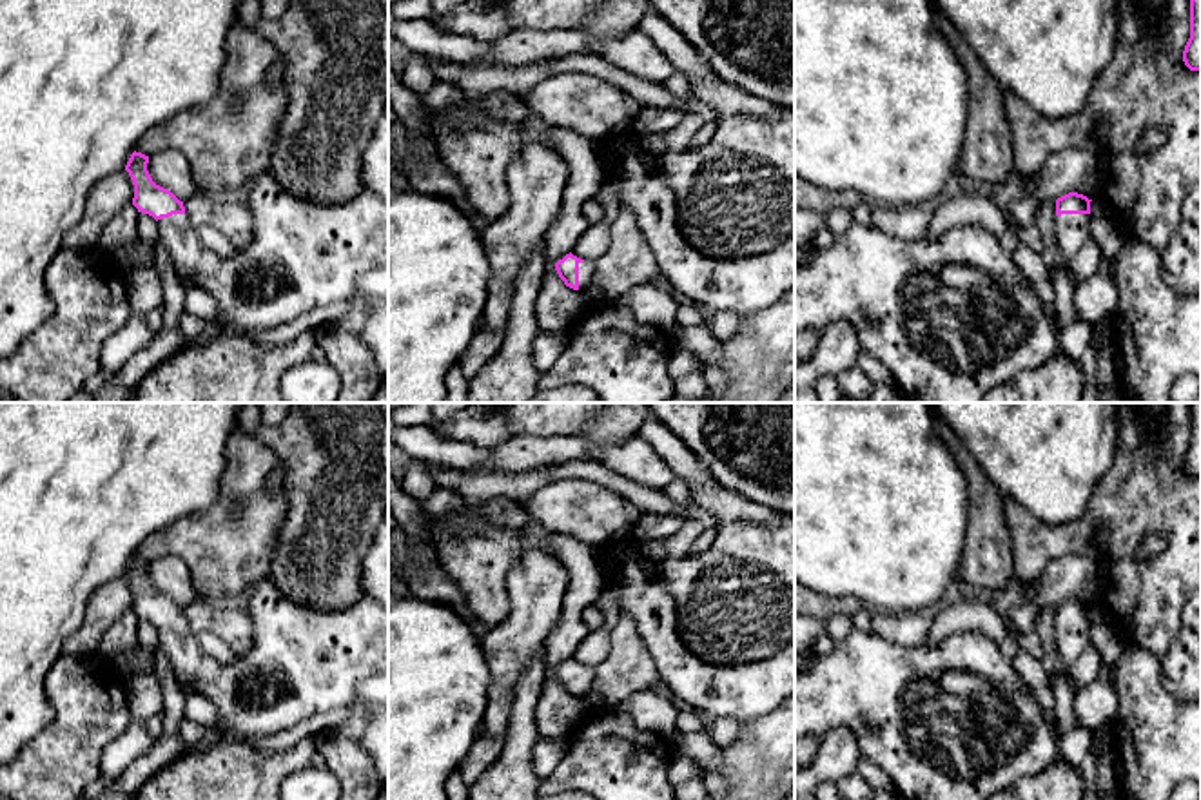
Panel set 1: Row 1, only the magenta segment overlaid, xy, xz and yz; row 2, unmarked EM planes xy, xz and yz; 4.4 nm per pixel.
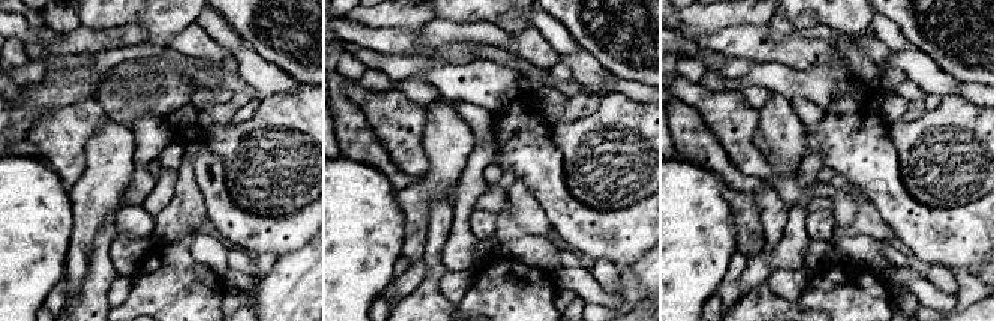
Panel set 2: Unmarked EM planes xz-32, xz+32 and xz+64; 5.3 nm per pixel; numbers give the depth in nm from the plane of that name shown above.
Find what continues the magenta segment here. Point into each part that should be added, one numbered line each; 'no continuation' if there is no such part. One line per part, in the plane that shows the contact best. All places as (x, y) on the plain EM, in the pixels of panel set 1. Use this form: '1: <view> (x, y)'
1: xz (585, 673)

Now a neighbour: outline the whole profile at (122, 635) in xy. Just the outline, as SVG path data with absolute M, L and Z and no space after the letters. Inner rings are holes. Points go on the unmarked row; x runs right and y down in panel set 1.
M129 610L103 635L100 655L112 659L120 651L134 651L138 648L136 629L140 619Z

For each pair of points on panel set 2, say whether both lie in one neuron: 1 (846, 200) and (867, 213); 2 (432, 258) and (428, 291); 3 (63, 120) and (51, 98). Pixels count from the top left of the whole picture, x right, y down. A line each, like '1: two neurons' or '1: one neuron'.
1: two neurons
2: one neuron
3: two neurons

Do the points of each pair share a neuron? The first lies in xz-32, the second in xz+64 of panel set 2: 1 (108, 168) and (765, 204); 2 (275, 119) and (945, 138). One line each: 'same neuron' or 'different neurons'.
1: different neurons
2: same neuron

